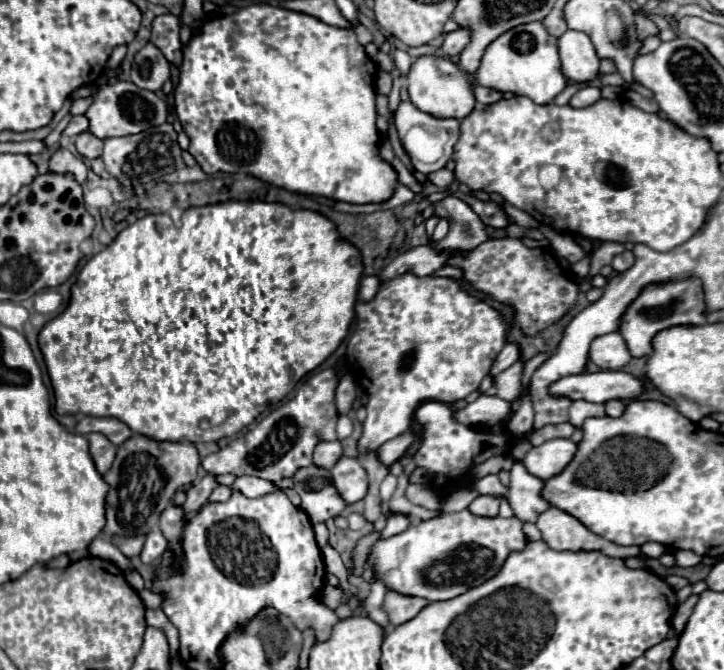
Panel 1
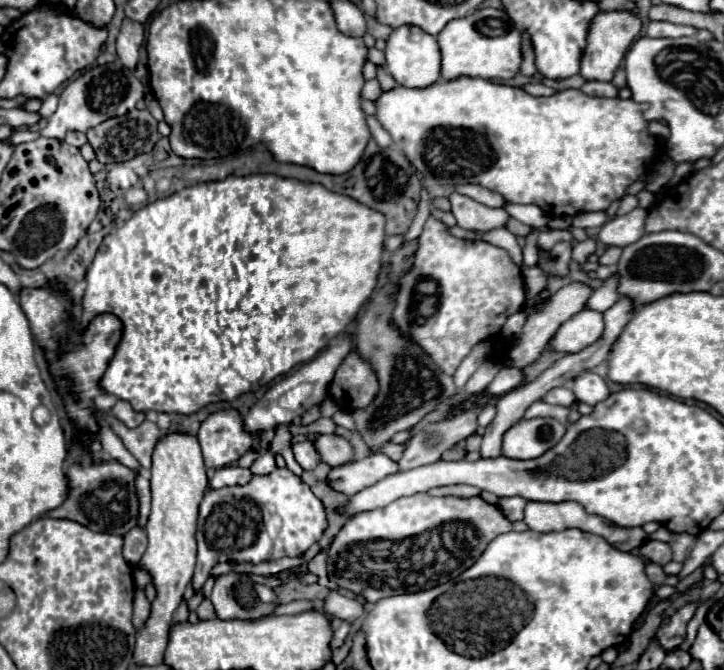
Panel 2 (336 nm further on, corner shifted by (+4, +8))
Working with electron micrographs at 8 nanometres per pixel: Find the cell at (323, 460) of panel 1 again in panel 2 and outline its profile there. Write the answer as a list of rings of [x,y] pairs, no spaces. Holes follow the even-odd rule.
[[[299,442],[293,446],[293,454],[295,454],[295,460],[301,464],[303,470],[313,470],[321,458],[317,456],[317,450],[313,448],[311,442]]]

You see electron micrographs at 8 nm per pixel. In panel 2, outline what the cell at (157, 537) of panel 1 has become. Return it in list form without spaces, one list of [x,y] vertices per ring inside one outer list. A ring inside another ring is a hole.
[[[131,528],[123,536],[123,558],[127,560],[127,564],[135,566],[145,554],[145,548],[147,548],[147,536],[141,528]]]

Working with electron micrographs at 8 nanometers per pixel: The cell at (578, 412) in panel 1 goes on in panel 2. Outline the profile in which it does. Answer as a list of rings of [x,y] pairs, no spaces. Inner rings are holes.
[[[553,388],[553,390],[549,390],[549,392],[543,396],[543,400],[545,400],[547,404],[571,406],[571,404],[575,402],[575,396],[573,396],[573,392],[571,392],[569,388]]]

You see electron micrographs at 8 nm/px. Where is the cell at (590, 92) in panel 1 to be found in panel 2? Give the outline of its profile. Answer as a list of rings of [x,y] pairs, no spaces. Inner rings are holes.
[[[585,82],[581,86],[581,92],[587,96],[599,96],[599,98],[615,98],[619,90],[611,82]]]

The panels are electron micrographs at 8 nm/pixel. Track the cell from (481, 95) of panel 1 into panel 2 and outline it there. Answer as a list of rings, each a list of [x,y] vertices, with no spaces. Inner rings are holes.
[[[527,84],[527,86],[523,86],[531,96],[553,96],[553,94],[557,94],[559,90],[555,90],[555,88],[549,88],[549,86],[545,86],[545,84]]]

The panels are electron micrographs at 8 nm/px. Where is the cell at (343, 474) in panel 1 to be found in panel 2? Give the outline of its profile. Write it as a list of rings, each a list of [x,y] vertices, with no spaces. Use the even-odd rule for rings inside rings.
[[[321,434],[321,436],[317,436],[317,440],[313,444],[315,444],[315,450],[319,452],[321,460],[333,468],[353,460],[353,448],[351,448],[349,440],[337,436],[337,434]]]

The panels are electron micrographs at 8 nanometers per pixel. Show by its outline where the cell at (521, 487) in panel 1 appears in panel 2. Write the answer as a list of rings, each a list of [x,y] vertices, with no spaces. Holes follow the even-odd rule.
[[[499,498],[499,508],[511,522],[523,520],[525,504],[527,504],[527,500],[521,500],[521,498]]]

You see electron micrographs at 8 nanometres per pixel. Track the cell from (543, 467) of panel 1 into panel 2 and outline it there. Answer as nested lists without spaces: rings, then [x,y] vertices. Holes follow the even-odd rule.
[[[555,418],[519,420],[503,436],[503,456],[515,460],[529,460],[545,454],[561,440],[565,426]]]

